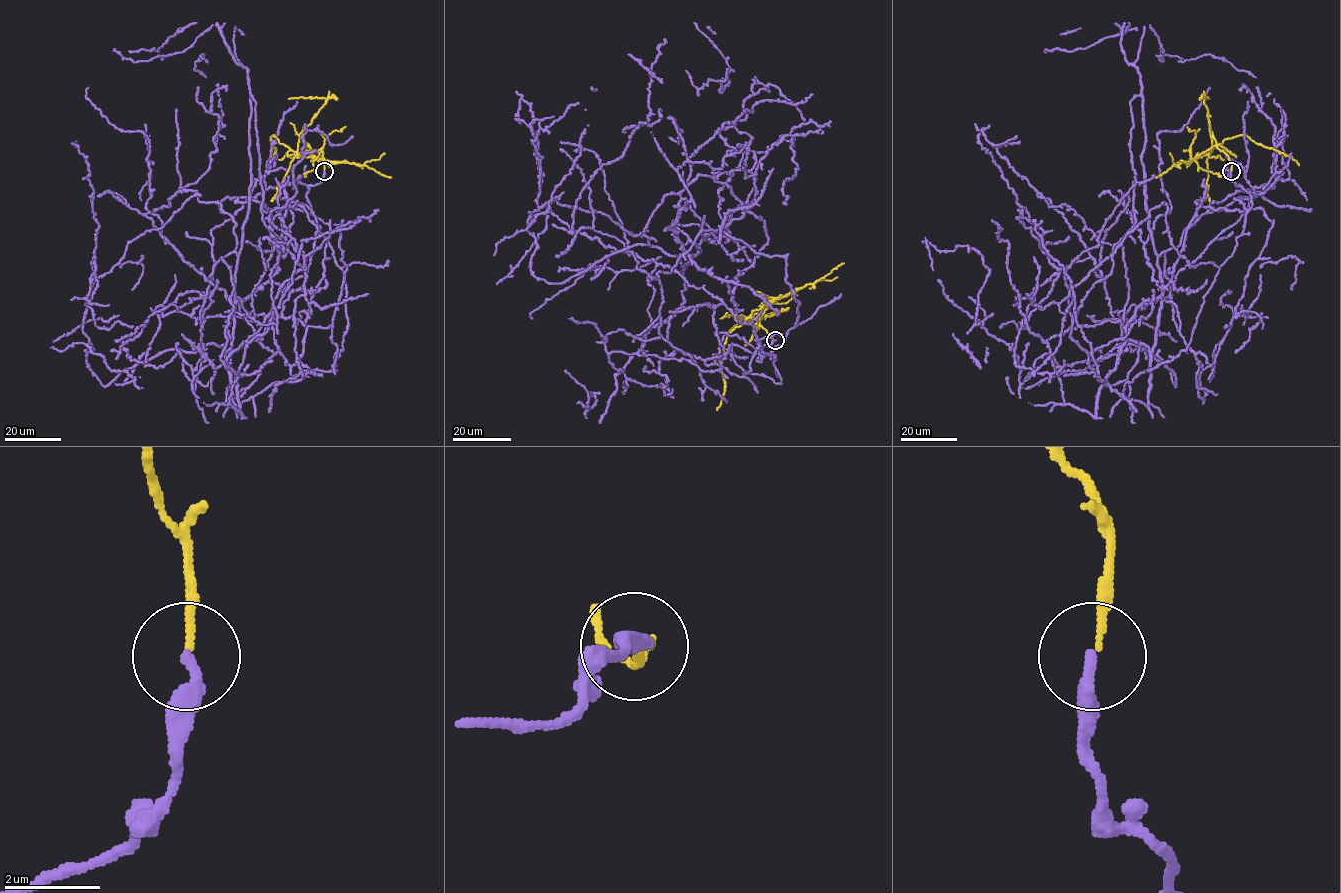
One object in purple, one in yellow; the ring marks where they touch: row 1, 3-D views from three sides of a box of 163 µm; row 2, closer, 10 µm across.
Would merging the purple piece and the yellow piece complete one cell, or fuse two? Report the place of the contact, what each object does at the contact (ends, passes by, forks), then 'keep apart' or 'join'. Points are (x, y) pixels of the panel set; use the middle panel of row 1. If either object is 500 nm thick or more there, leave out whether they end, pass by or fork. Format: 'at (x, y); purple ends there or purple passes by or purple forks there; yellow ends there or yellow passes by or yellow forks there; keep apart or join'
at (775, 340); purple ends there; yellow ends there; keep apart

